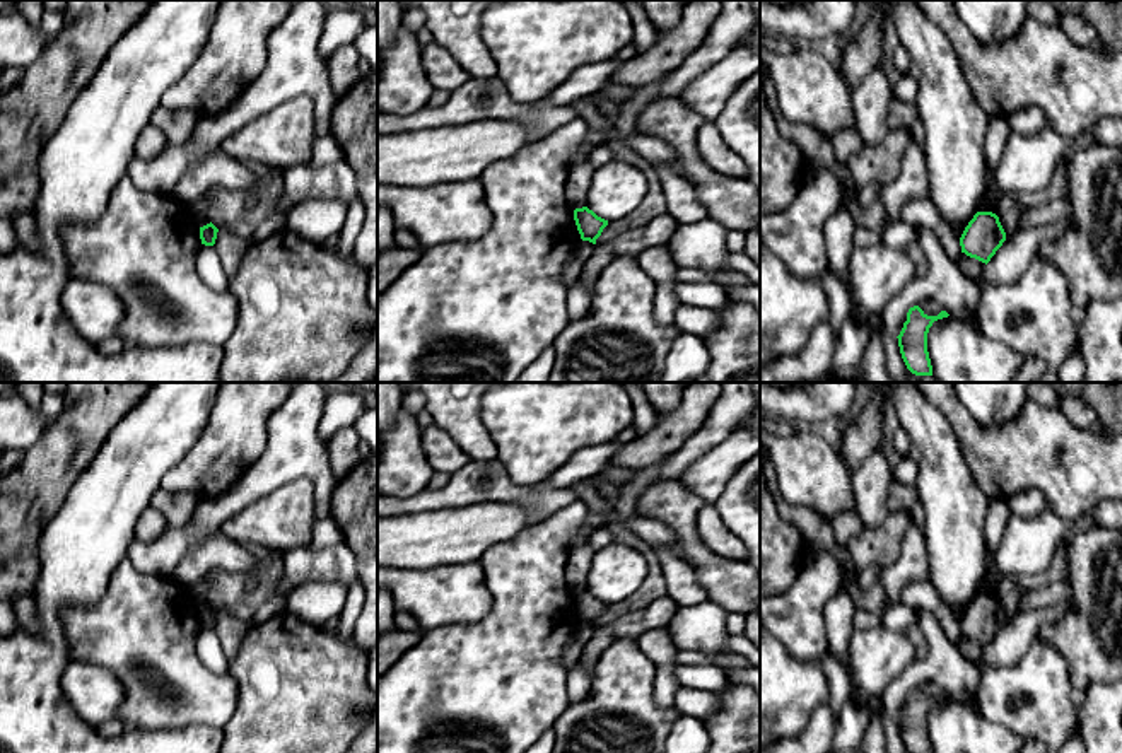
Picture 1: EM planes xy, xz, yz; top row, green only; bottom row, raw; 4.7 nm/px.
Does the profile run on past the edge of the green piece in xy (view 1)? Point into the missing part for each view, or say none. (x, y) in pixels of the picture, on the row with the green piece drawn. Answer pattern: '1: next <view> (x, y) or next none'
1: next none

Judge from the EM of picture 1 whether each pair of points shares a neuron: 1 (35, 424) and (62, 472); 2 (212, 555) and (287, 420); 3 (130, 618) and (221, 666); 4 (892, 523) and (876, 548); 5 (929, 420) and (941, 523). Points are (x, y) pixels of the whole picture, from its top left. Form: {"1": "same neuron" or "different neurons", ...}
{"1": "different neurons", "2": "different neurons", "3": "different neurons", "4": "same neuron", "5": "same neuron"}

